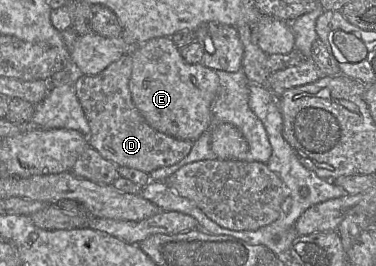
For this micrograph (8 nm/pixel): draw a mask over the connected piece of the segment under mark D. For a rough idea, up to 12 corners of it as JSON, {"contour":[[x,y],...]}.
{"contour":[[131,53],[74,73],[88,145],[116,166],[172,166],[193,141],[152,128],[129,89]]}

